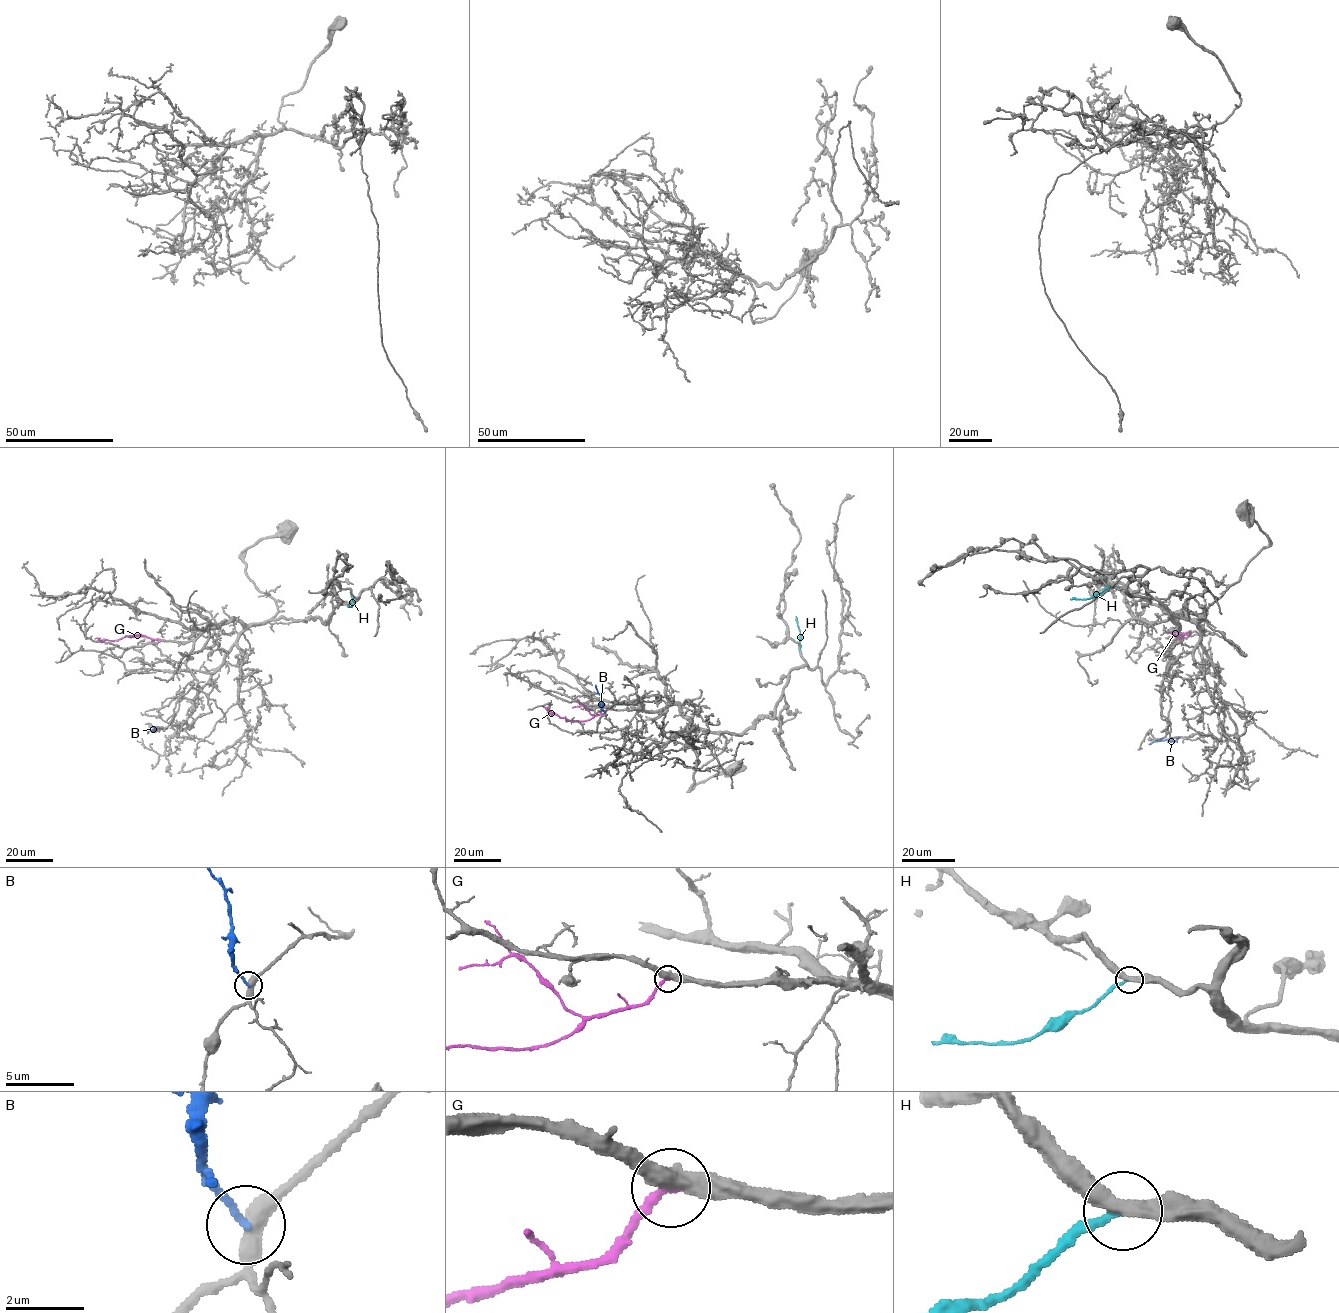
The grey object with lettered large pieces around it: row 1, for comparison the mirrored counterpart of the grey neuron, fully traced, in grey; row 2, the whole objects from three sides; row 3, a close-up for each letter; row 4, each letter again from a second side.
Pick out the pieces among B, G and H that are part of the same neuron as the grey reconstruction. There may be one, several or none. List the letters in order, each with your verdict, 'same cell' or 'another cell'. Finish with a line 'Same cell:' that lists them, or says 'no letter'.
B: another cell
G: same cell
H: another cell
Same cell: G

